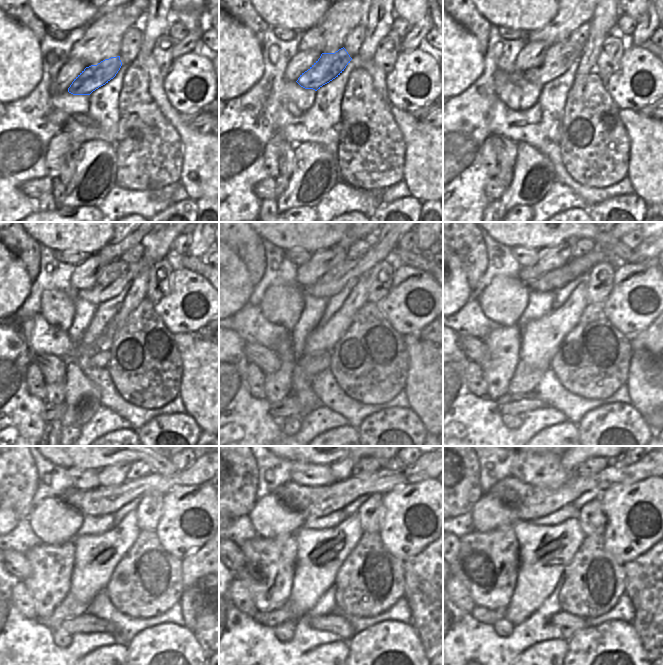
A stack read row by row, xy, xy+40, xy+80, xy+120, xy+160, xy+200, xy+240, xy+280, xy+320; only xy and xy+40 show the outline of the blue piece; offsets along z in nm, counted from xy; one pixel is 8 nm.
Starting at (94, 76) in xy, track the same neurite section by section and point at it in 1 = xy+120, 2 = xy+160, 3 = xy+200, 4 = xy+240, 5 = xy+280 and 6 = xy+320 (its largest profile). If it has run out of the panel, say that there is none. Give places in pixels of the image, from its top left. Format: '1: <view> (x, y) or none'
1: xy+120 (115, 276)
2: xy+160 (382, 243)
3: xy+200 (554, 280)
4: xy+240 (95, 505)
5: xy+280 (319, 505)
6: xy+320 (530, 509)

